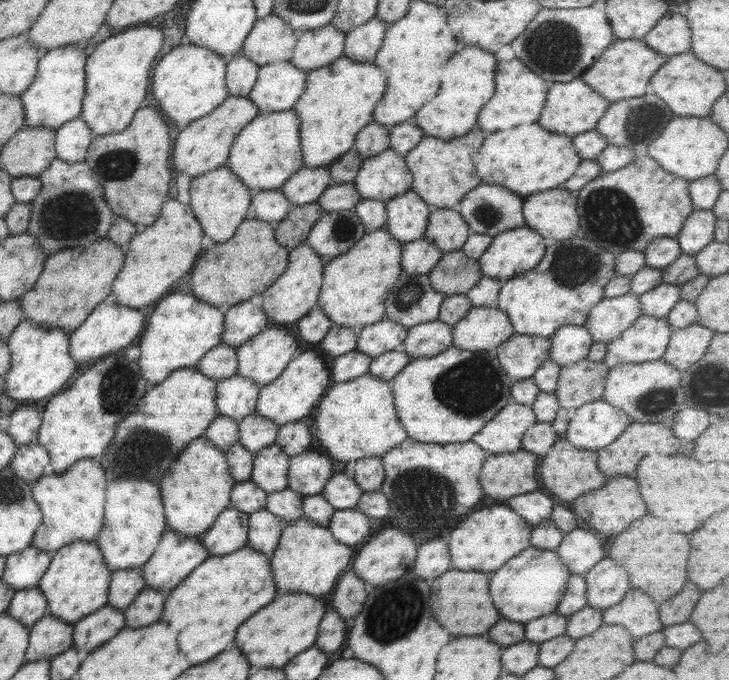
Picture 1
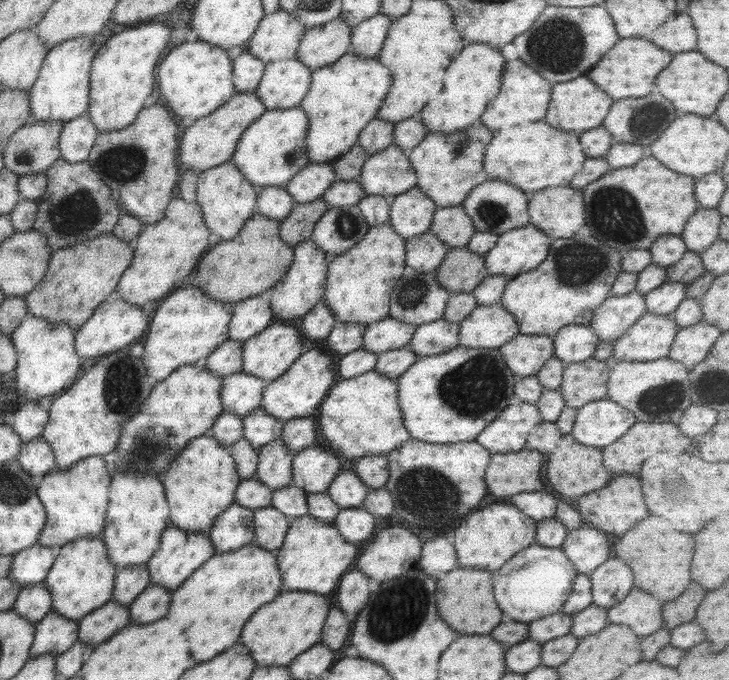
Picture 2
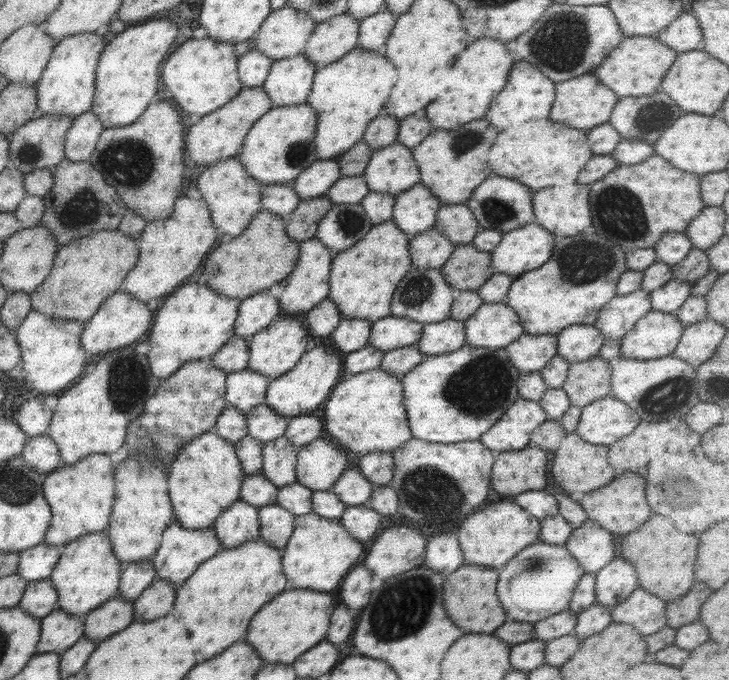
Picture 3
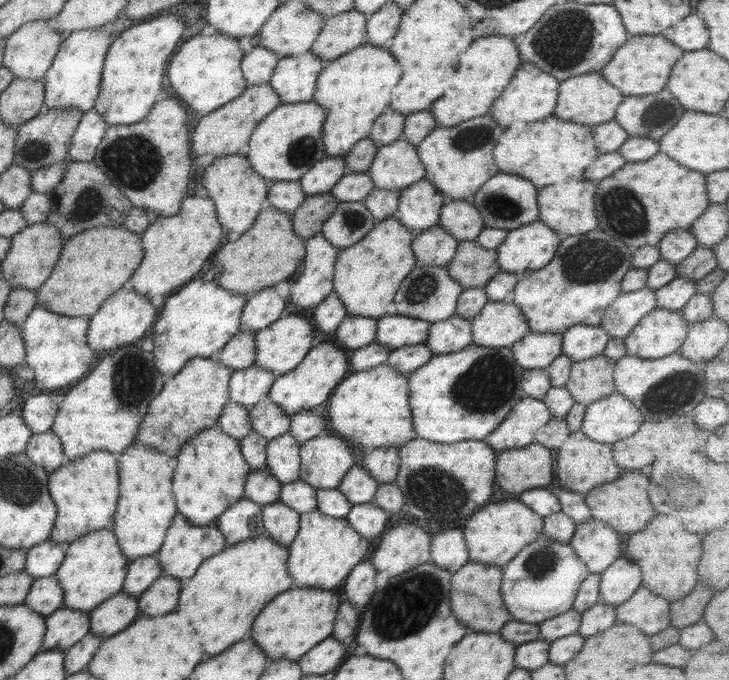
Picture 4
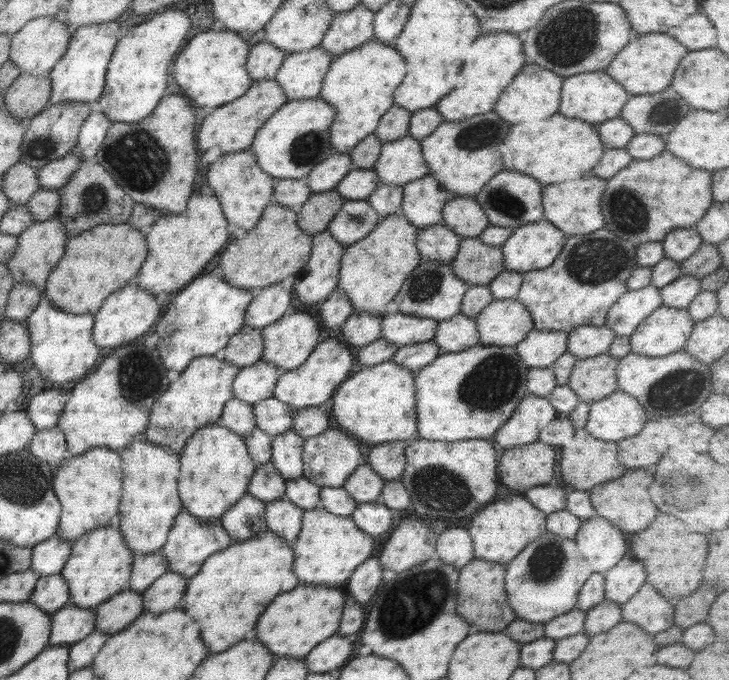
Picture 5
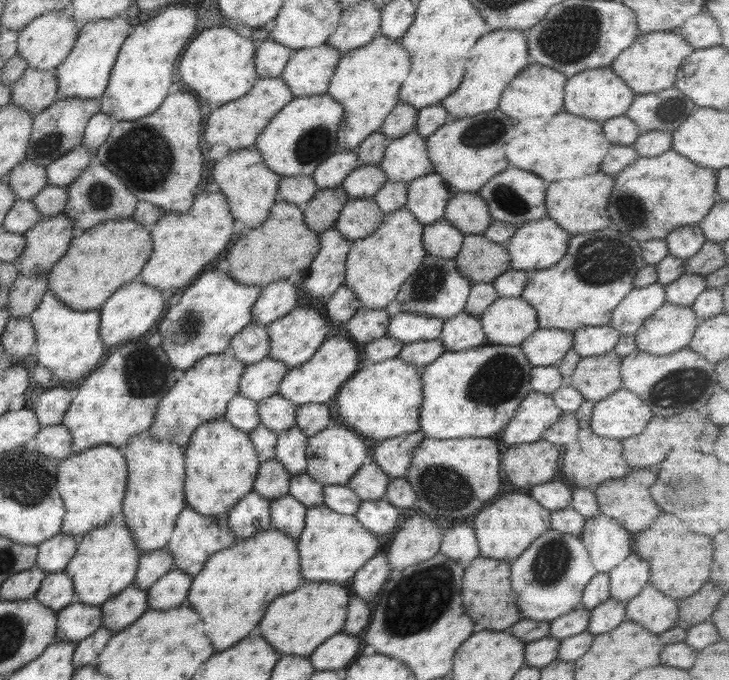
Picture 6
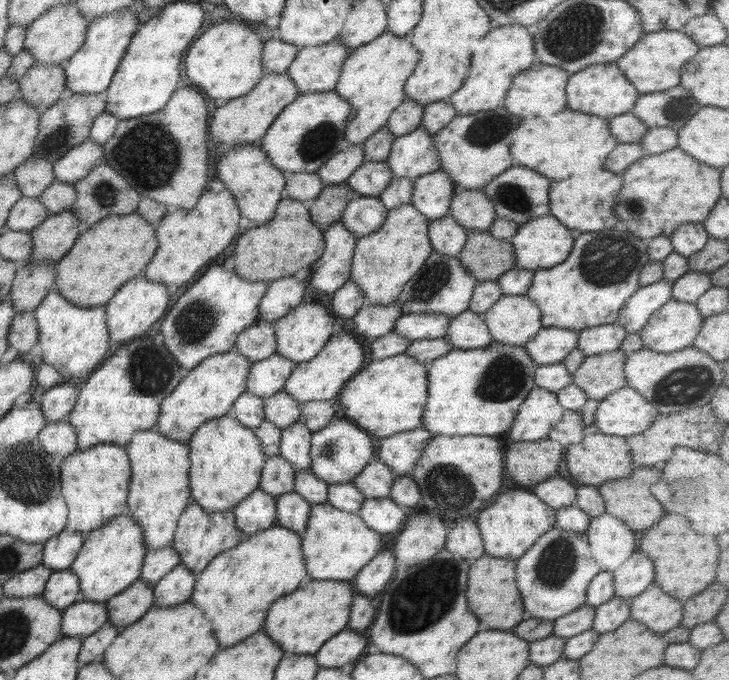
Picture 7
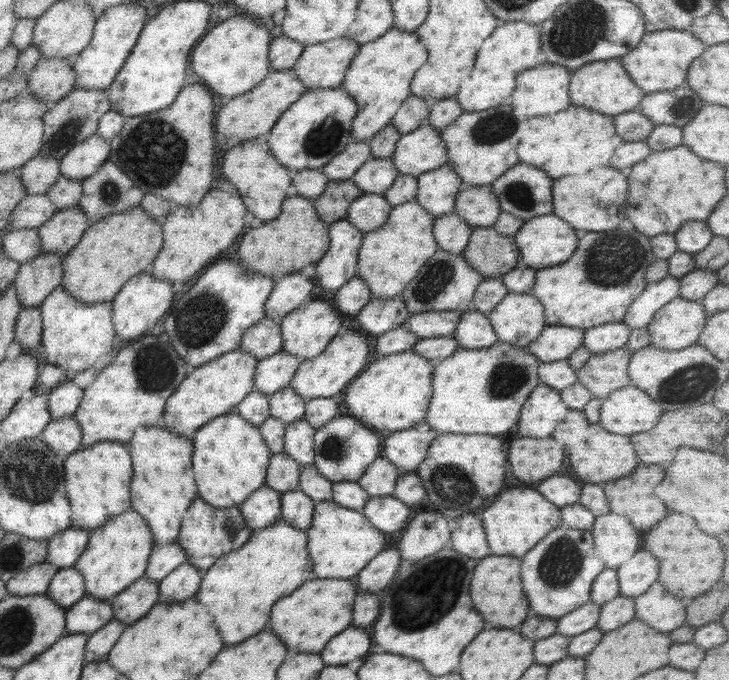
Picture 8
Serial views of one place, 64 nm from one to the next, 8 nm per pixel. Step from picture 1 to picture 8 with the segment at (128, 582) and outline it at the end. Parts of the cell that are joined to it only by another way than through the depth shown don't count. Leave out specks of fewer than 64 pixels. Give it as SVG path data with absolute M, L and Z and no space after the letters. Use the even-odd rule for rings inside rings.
M174 541L154 546L149 553L144 577L158 583L166 574L185 562L185 551Z

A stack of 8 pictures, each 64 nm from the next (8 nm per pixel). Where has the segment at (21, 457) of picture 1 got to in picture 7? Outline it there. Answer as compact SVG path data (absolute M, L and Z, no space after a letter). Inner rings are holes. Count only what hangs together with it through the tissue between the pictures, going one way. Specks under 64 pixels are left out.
M66 420L46 424L34 438L39 448L54 458L63 460L77 451L75 429Z

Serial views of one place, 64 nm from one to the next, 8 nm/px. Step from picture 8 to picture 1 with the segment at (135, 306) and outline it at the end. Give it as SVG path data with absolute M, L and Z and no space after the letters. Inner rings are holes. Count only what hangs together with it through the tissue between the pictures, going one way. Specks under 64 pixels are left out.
M109 294L75 330L69 333L69 356L78 363L91 360L91 358L101 358L101 356L119 349L125 350L141 334L143 320L145 318L143 318L142 313L138 309L120 305L114 299L114 296Z

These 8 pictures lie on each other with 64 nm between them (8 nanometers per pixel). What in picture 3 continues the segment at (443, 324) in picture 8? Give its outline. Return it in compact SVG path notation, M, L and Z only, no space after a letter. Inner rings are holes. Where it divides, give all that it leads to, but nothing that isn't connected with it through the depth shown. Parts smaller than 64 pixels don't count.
M383 317L372 322L368 344L382 353L396 348L414 346L424 325L404 318Z

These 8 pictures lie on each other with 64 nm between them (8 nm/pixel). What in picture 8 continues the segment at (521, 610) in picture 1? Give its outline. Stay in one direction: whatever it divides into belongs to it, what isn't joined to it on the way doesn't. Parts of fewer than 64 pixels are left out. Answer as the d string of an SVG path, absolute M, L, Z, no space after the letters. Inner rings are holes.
M557 526L520 558L520 579L529 602L529 616L558 619L590 600L593 579L604 569L595 553L591 531Z

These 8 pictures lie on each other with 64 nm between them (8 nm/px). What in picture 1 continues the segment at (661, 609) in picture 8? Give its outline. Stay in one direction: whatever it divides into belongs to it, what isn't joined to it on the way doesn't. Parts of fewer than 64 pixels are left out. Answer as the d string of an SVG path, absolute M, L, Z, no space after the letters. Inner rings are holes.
M631 588L617 604L602 611L602 624L622 626L634 639L663 629L655 602L649 595Z

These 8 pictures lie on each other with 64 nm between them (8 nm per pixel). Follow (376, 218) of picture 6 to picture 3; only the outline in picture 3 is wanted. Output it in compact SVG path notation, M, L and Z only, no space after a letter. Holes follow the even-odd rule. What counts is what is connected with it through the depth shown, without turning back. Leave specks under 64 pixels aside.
M359 203L332 205L319 221L313 237L330 250L333 258L338 252L355 244L371 227Z

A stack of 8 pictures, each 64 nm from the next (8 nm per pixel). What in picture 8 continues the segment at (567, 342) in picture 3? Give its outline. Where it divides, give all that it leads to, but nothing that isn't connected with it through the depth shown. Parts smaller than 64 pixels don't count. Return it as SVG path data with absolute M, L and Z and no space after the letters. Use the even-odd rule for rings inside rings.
M621 322L598 324L585 329L582 344L592 354L601 354L623 347L628 339L630 328Z

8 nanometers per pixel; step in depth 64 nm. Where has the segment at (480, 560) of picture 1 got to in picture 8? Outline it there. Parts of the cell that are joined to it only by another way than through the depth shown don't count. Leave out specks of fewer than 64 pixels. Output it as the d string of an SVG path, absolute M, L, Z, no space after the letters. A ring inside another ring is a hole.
M531 487L511 488L498 493L491 500L493 504L489 508L481 508L479 512L483 512L478 514L491 555L520 559L548 532L559 526L557 506Z

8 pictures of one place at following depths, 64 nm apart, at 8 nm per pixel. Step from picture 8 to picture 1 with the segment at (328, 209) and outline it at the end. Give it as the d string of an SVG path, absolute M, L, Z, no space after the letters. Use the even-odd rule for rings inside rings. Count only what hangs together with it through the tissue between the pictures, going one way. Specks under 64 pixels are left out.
M316 202L291 206L285 218L274 226L275 240L287 250L303 244L314 222L322 214L323 210Z

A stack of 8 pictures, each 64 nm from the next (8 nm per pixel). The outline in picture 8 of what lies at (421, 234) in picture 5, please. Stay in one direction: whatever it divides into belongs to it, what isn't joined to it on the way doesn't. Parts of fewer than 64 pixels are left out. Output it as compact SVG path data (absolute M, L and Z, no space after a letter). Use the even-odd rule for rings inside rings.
M451 211L434 219L432 235L439 251L461 254L472 229L462 218L457 216L457 213Z

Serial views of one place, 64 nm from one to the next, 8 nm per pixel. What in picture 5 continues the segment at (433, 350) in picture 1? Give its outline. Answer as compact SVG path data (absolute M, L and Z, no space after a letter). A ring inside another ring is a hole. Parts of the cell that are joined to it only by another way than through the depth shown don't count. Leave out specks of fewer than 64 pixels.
M464 314L439 321L432 340L440 354L465 350L478 343L475 321Z

